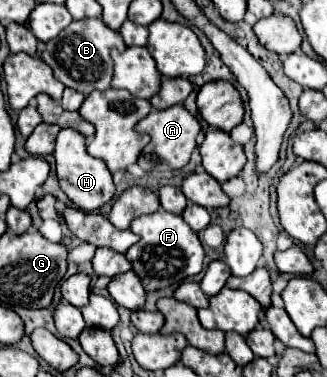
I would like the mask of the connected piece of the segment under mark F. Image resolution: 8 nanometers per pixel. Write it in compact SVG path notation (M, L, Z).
M161 208L153 214L135 218L131 222L131 232L135 232L141 240L135 246L131 246L131 250L127 250L125 256L131 262L133 272L141 278L143 288L147 292L181 284L185 278L191 278L203 270L203 258L205 258L203 246L197 234L187 226L187 222L181 220L181 216L163 212Z

